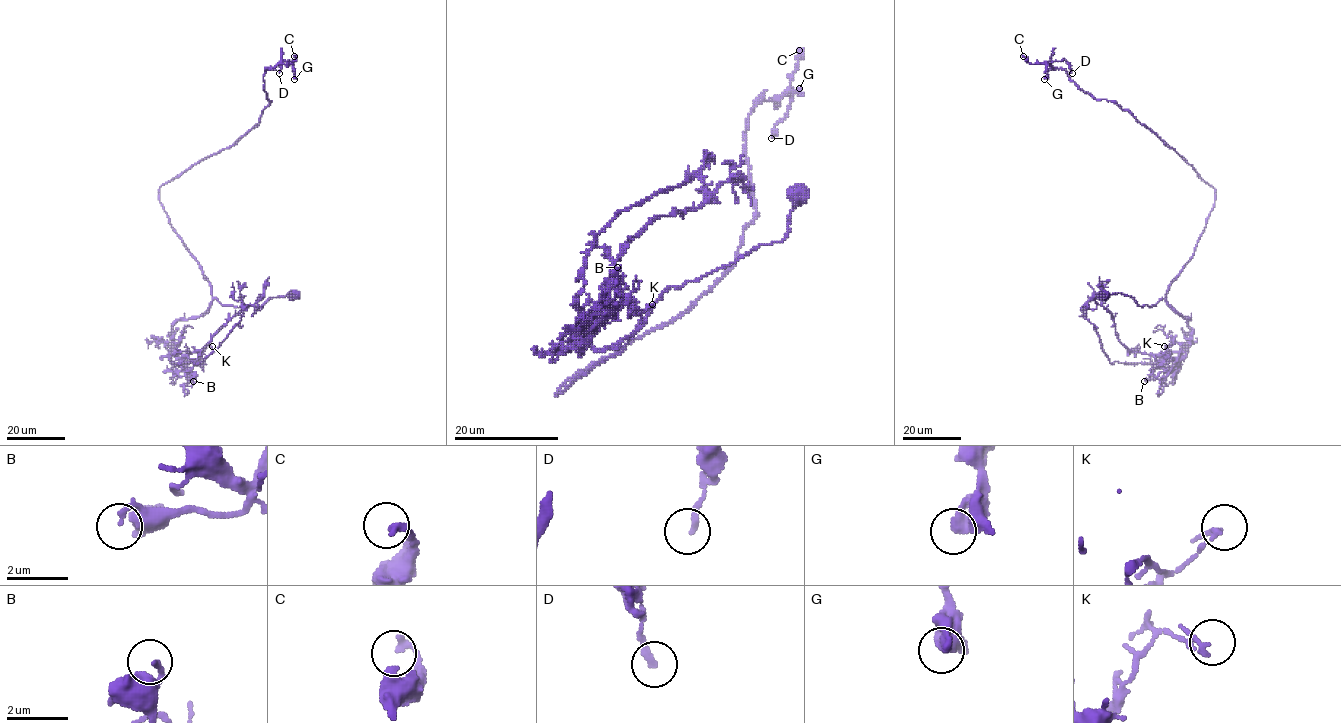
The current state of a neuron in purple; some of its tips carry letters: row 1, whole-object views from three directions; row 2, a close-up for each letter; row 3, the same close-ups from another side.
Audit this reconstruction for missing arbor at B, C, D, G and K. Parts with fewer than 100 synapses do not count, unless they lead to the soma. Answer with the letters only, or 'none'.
none

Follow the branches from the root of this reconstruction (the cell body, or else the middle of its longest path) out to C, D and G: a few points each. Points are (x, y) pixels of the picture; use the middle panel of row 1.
C: (797, 194), (780, 241), (669, 287), (557, 395), (735, 261), (755, 216), (748, 116), (788, 89), (799, 50)
D: (797, 194), (780, 241), (669, 287), (557, 395), (729, 267), (755, 216), (748, 116), (788, 93), (771, 138)
G: (797, 194), (780, 241), (669, 287), (557, 395), (735, 261), (755, 216), (748, 116), (799, 88)

